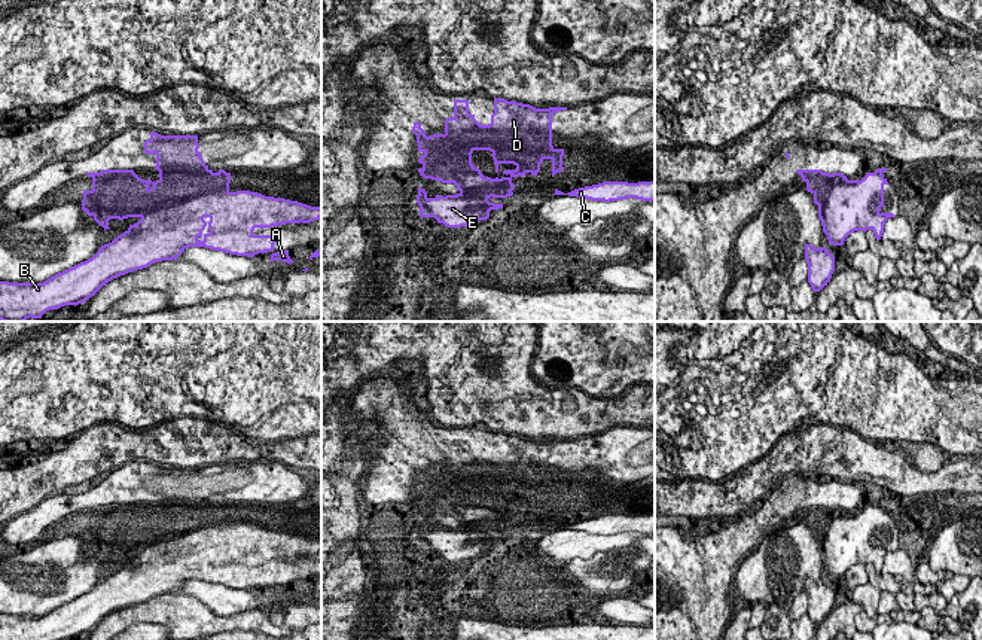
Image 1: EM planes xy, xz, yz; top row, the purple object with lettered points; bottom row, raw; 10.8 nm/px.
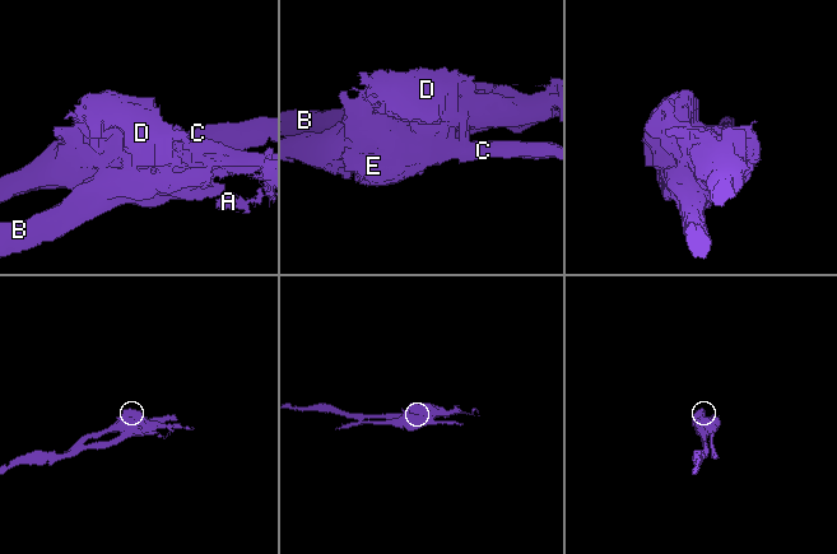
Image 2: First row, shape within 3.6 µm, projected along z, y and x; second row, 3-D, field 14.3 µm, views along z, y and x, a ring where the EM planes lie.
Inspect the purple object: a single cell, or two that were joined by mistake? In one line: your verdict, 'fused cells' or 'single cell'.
fused cells

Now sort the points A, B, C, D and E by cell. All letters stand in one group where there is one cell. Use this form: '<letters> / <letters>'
A B D / C E

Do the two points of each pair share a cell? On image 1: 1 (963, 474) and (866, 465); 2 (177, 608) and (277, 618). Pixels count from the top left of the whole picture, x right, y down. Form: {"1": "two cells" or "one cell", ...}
{"1": "one cell", "2": "two cells"}

